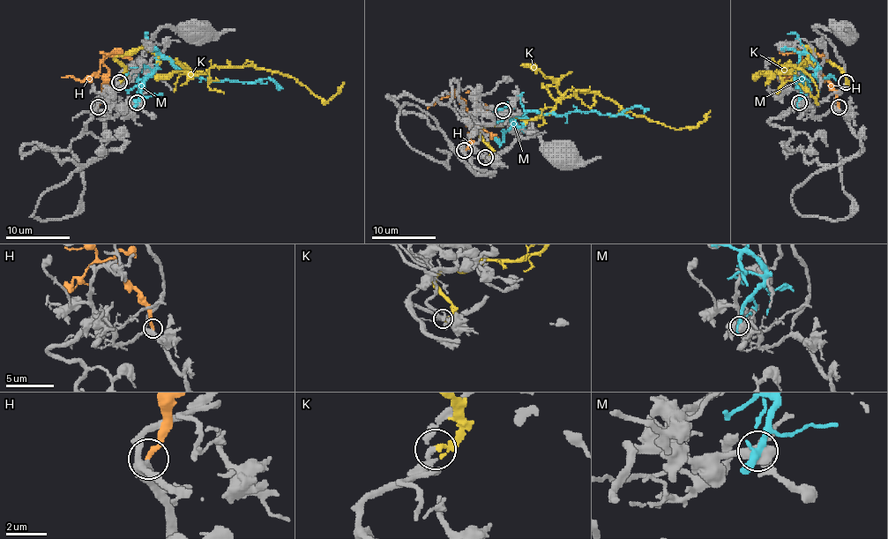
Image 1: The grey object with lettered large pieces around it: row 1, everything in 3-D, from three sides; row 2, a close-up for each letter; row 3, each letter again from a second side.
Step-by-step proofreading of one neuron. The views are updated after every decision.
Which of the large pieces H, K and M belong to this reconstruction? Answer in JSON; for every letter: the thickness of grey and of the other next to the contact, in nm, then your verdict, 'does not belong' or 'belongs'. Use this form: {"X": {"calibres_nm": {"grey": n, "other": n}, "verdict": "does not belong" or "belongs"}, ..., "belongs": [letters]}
{"H": {"calibres_nm": {"grey": 360, "other": 240}, "verdict": "does not belong"}, "K": {"calibres_nm": {"grey": 200, "other": 200}, "verdict": "belongs"}, "M": {"calibres_nm": {"grey": 440, "other": 320}, "verdict": "does not belong"}, "belongs": ["K"]}

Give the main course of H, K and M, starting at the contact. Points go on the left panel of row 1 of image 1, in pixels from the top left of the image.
H: (98, 106), (103, 78), (108, 69), (100, 59), (100, 69), (85, 80), (61, 77)
K: (119, 82), (125, 69), (113, 56), (145, 48), (199, 72), (212, 66), (278, 71), (326, 101), (344, 84)
M: (137, 102), (141, 84), (151, 74), (160, 55), (193, 76), (213, 82), (272, 78), (283, 88)

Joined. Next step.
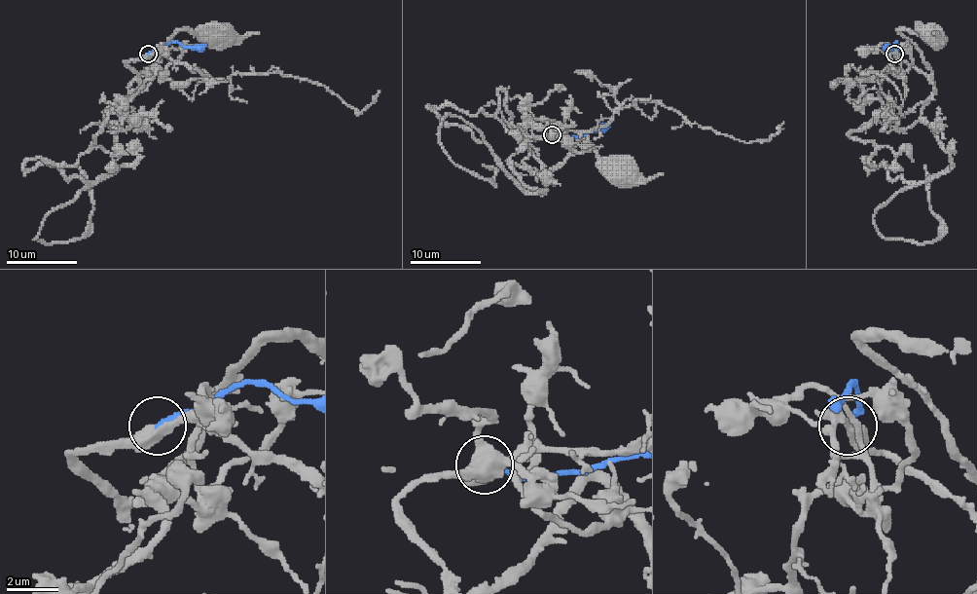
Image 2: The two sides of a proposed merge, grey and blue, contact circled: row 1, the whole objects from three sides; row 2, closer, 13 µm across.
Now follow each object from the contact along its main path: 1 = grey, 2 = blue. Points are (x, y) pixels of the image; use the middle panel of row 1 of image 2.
1: (553, 133), (535, 137), (528, 144), (544, 169), (553, 171), (583, 139), (608, 166), (622, 171)
2: (553, 133), (565, 137), (602, 132), (609, 125)

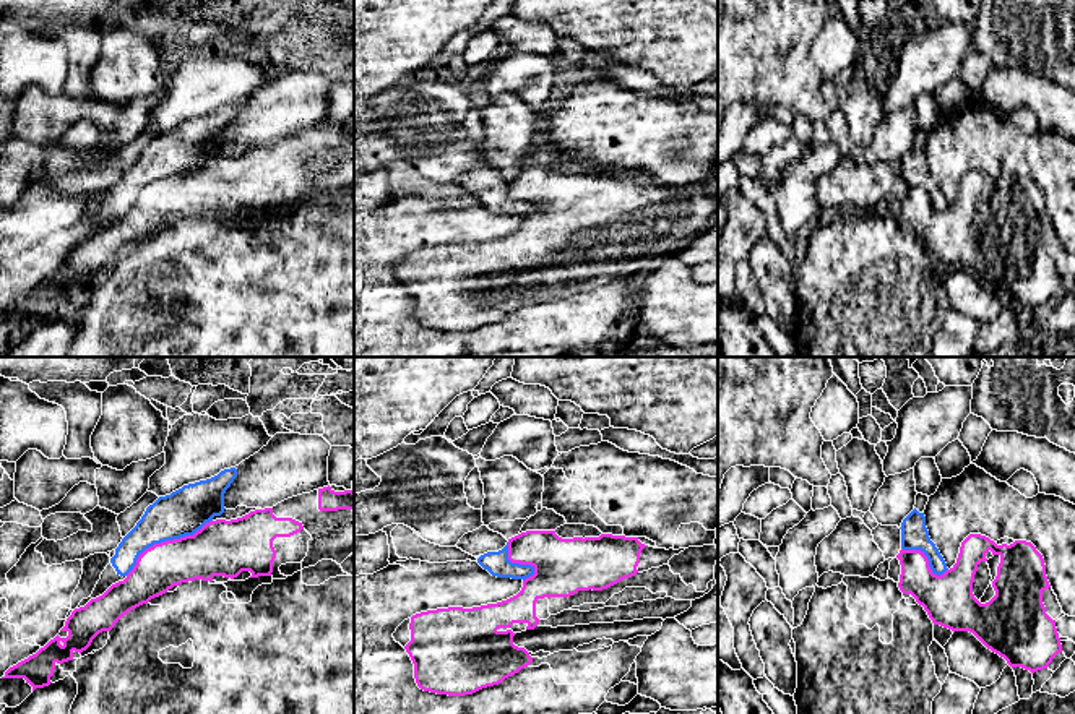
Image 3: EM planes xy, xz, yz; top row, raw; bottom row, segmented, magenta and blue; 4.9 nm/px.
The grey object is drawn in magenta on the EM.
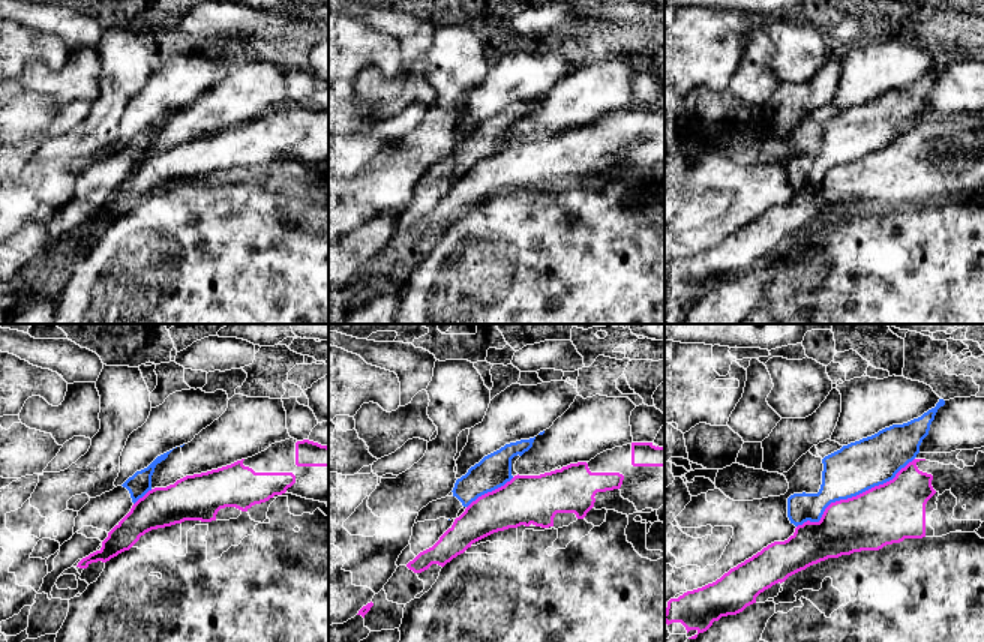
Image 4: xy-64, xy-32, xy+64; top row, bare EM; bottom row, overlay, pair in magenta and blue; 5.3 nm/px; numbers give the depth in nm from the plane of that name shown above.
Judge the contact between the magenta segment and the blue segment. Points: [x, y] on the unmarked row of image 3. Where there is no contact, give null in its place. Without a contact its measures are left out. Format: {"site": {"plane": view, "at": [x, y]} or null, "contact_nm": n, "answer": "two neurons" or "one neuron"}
{"site": {"plane": "xy", "at": [166, 177]}, "contact_nm": 500, "answer": "two neurons"}

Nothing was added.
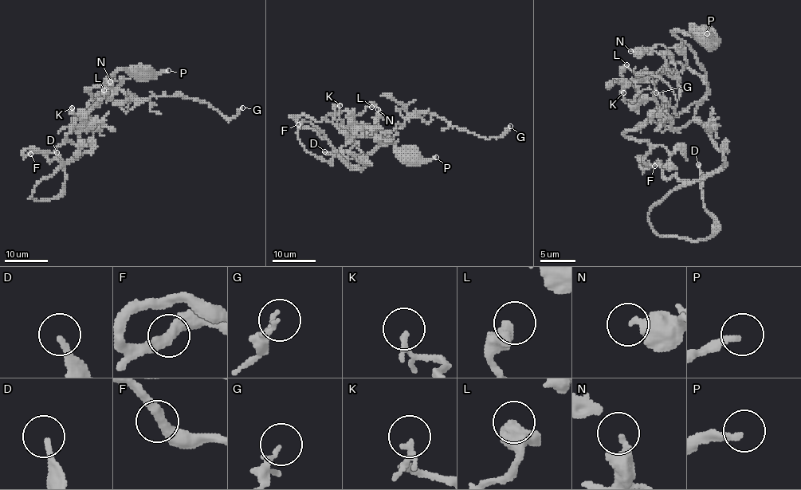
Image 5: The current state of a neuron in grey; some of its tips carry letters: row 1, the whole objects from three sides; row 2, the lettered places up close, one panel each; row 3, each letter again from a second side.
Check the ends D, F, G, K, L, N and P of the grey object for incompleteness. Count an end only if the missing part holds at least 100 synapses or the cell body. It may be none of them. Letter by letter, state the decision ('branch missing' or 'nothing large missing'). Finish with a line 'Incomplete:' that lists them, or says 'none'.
D: nothing large missing
F: nothing large missing
G: nothing large missing
K: nothing large missing
L: nothing large missing
N: nothing large missing
P: nothing large missing
Incomplete: none

